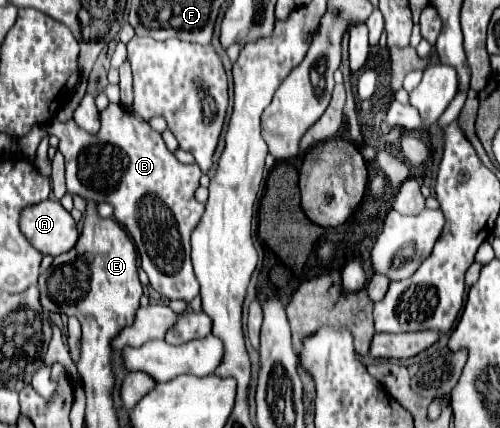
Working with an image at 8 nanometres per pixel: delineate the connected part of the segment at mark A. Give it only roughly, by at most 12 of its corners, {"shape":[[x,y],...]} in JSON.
{"shape":[[57,200],[23,208],[19,228],[49,256],[79,238],[73,216]]}

